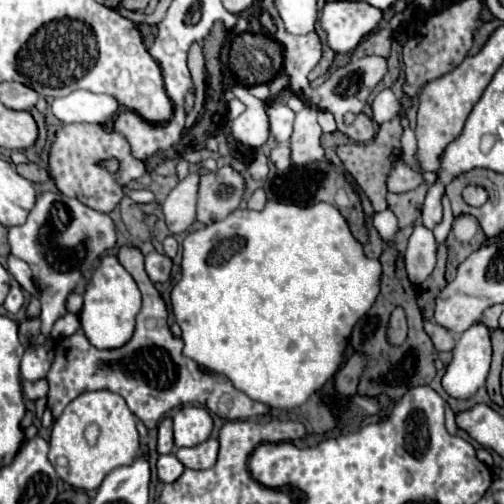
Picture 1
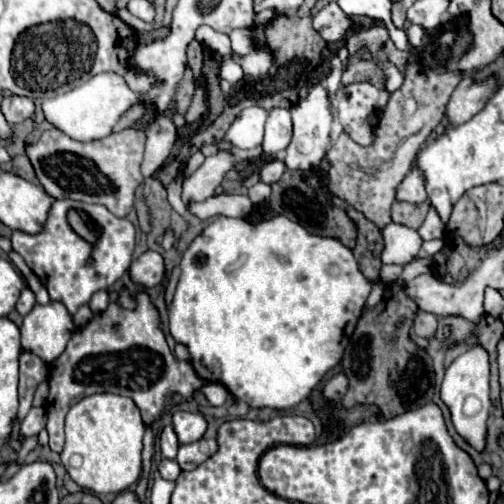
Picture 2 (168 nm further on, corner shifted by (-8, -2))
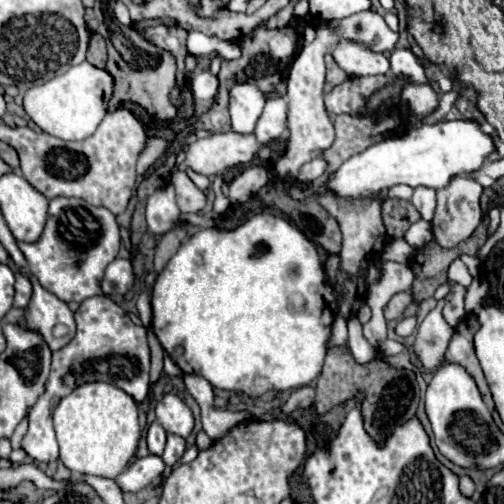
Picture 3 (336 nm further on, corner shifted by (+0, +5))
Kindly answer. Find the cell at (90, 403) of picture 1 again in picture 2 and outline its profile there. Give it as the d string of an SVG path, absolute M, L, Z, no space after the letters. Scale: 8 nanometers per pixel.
M114 393L88 395L70 407L66 415L66 445L60 453L68 475L94 493L120 493L130 489L142 473L144 423L130 397Z

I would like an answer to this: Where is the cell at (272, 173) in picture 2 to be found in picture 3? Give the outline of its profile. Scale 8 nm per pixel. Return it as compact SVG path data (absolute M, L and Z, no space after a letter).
M250 166L246 168L240 176L234 178L234 182L230 184L230 192L228 198L230 202L246 202L250 196L254 196L264 184L268 184L268 170L264 166Z

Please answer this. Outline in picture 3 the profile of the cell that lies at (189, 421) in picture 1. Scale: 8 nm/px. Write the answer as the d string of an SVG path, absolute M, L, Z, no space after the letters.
M166 394L156 404L156 418L168 434L176 434L186 438L194 428L192 410L174 394Z

